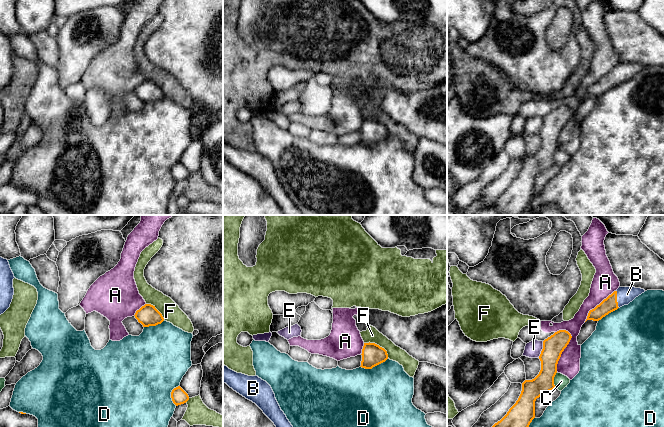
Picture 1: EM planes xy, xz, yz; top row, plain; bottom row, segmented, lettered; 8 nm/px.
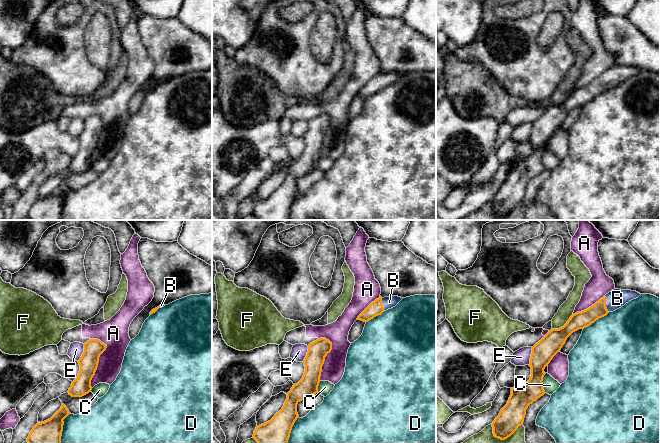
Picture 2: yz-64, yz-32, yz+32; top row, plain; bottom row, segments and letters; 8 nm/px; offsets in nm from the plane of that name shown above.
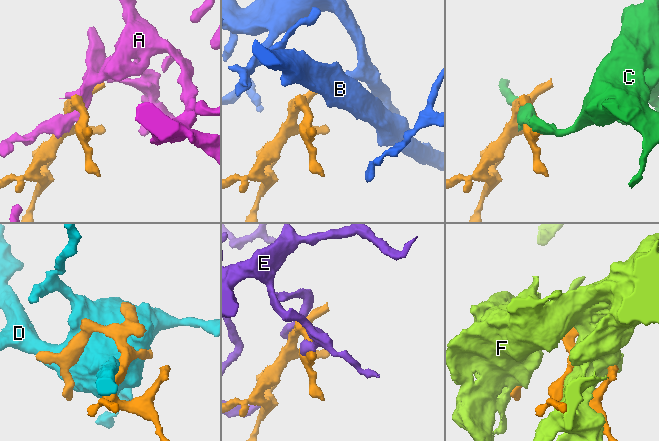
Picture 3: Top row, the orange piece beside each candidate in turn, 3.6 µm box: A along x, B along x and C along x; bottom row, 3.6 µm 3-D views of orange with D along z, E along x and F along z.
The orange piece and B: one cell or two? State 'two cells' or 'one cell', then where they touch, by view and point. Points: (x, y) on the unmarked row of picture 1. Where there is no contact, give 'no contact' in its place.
one cell | yz (616, 75)

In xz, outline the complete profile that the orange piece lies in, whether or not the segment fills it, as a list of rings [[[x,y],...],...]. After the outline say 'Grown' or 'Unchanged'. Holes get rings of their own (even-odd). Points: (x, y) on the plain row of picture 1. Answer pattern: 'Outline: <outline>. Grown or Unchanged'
Outline: [[[364,119],[362,125],[361,142],[365,145],[373,143],[385,138],[388,135],[387,127],[375,119]]]. Unchanged

